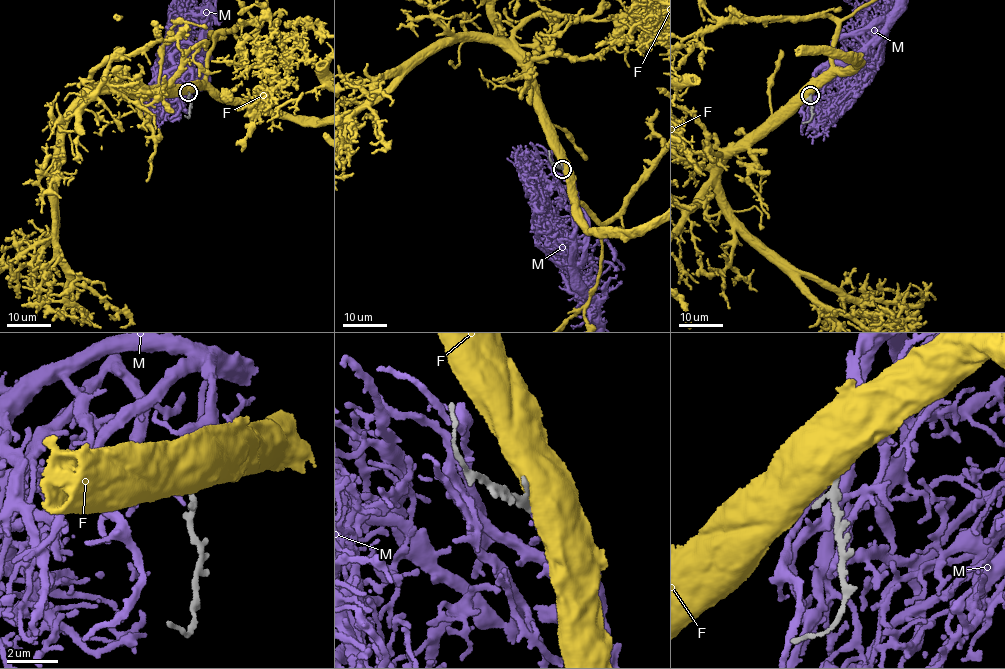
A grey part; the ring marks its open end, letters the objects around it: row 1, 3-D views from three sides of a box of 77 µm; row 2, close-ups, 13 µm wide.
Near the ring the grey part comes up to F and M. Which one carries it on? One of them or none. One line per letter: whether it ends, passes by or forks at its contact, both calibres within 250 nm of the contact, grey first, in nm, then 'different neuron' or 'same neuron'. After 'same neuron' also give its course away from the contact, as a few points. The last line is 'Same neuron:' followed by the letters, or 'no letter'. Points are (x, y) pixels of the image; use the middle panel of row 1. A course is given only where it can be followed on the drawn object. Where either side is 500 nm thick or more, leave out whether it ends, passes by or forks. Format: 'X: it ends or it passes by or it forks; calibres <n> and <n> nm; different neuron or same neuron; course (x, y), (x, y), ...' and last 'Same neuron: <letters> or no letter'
F: calibres 200 and 700 nm; different neuron
M: it ends; calibres 190 and 240 nm; same neuron
Same neuron: M

